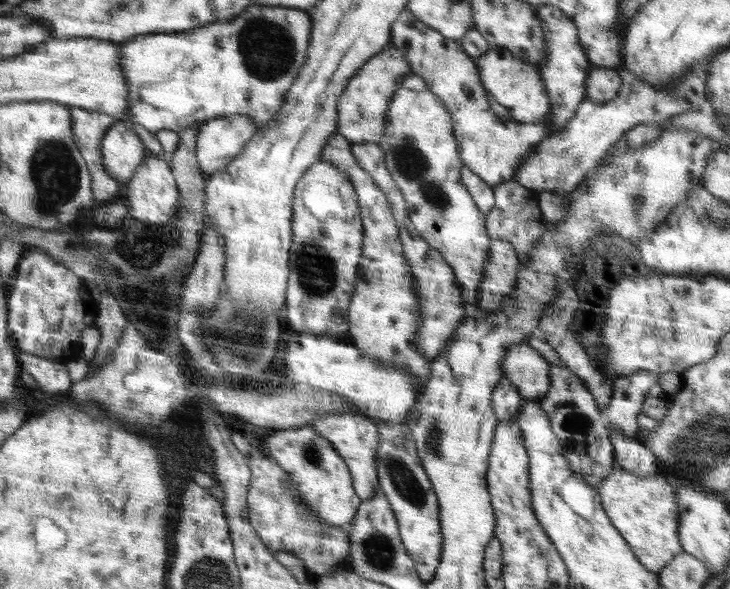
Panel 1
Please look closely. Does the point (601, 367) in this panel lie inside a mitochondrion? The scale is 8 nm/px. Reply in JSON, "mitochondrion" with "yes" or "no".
{"mitochondrion":"no"}

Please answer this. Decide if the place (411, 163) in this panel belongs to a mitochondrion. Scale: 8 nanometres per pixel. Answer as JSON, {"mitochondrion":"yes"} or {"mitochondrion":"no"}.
{"mitochondrion":"yes"}

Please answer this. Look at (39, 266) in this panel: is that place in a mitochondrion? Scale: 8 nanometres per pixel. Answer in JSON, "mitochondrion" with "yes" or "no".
{"mitochondrion":"no"}

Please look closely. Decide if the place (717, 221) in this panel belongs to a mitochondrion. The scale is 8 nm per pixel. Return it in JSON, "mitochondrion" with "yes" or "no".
{"mitochondrion":"yes"}

